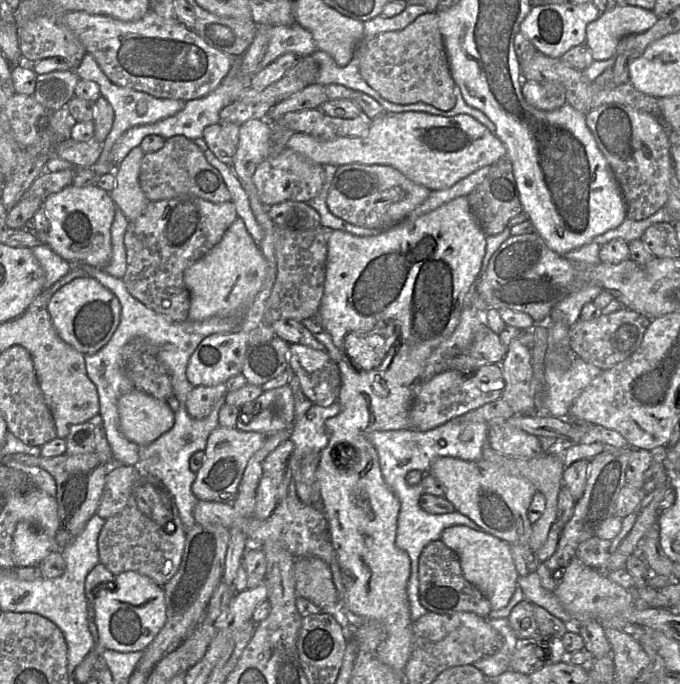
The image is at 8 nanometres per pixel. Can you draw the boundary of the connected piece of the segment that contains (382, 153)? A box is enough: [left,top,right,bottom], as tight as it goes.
[287,112,507,191]

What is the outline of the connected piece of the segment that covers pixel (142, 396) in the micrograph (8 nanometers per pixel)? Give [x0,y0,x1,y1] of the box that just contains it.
[118,389,175,446]

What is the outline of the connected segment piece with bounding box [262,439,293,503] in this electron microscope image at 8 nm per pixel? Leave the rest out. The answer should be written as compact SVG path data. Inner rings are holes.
M287 439L280 443L262 462L264 475L268 476L275 487L278 501L287 497L292 480L288 459L293 450L293 443Z

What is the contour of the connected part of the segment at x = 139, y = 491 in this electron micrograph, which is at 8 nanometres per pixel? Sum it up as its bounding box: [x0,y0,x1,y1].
[99,470,186,586]

